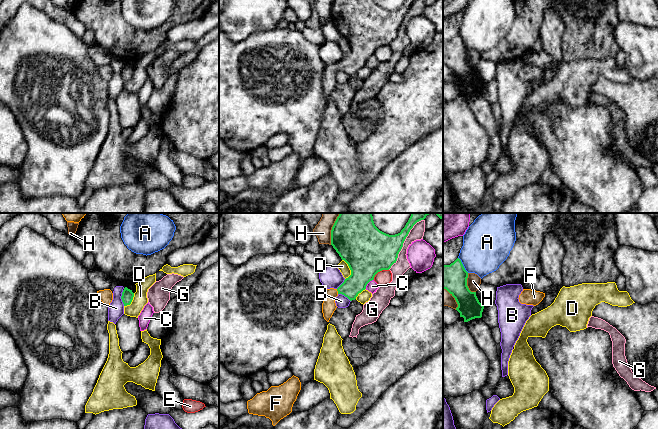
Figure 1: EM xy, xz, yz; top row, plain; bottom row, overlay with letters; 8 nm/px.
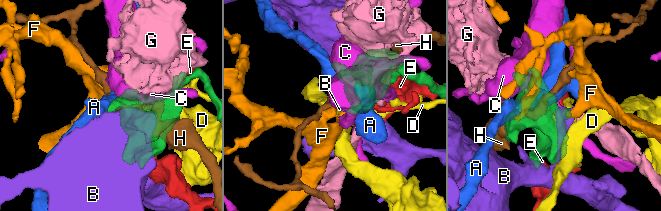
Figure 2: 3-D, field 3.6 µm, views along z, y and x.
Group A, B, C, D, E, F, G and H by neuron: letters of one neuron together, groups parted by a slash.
A / B / C / D / E / F / G / H

